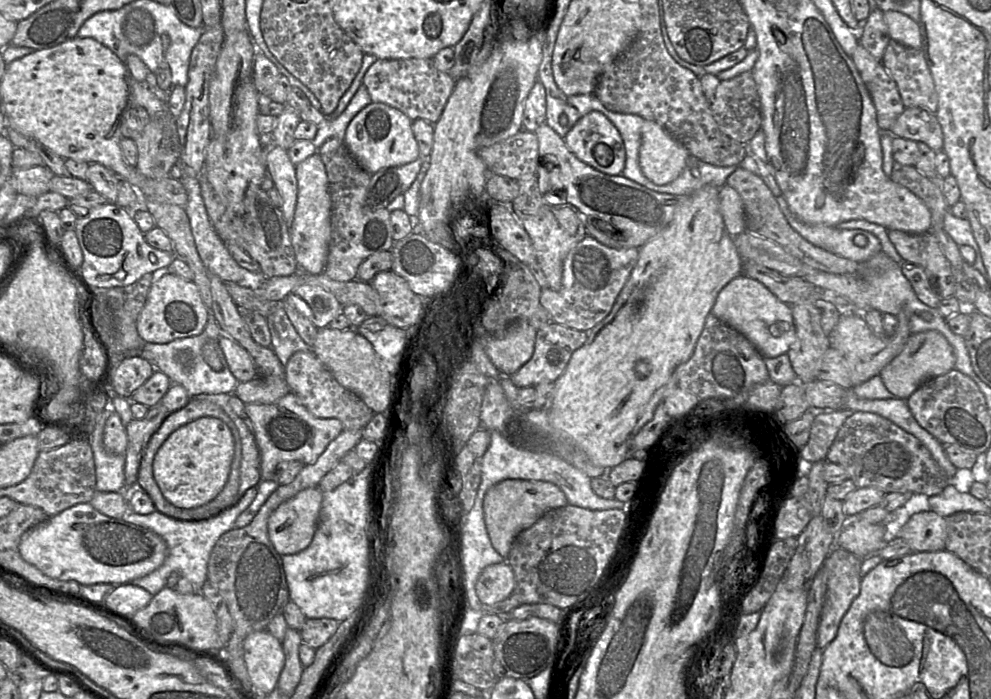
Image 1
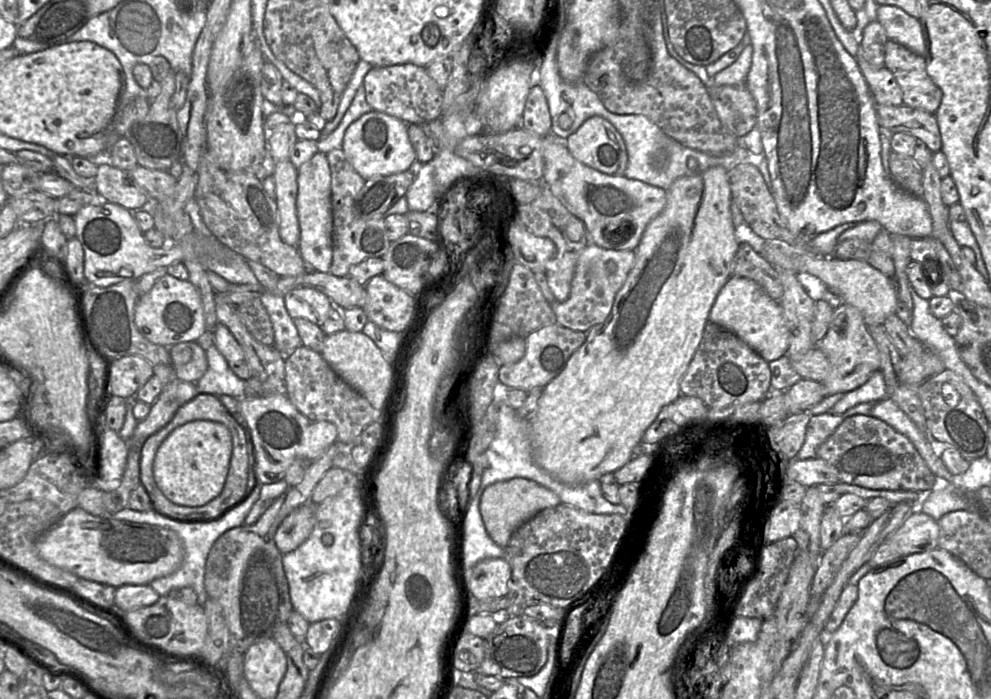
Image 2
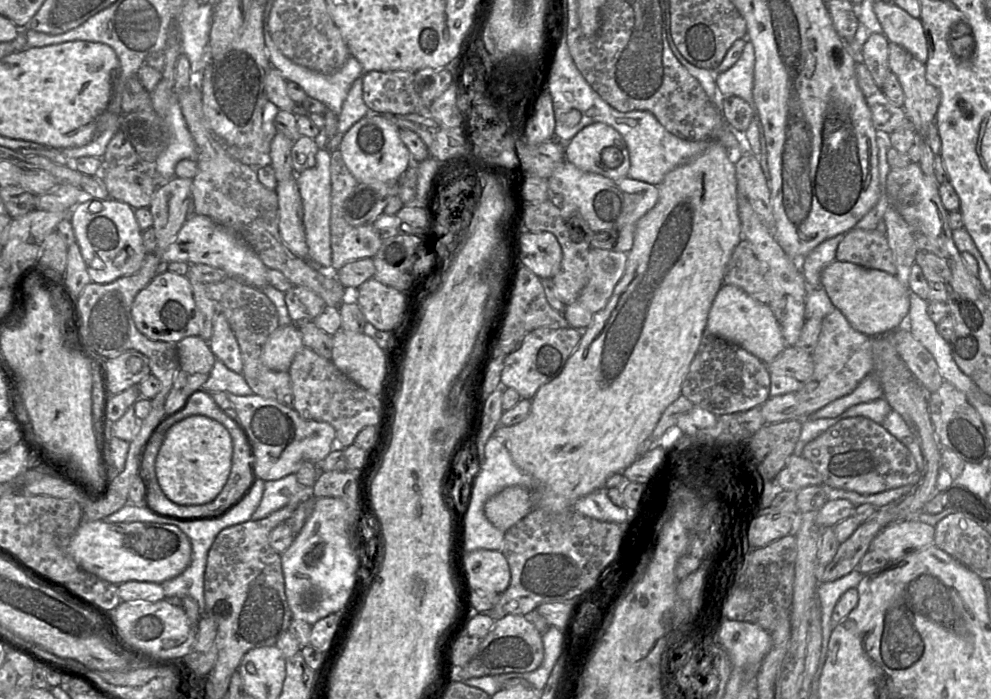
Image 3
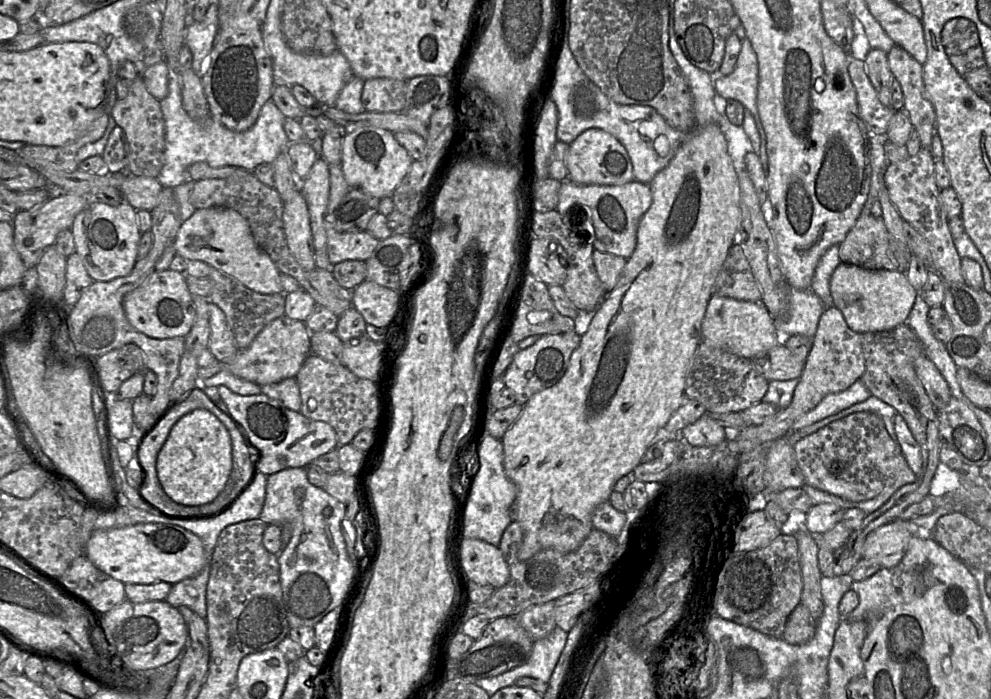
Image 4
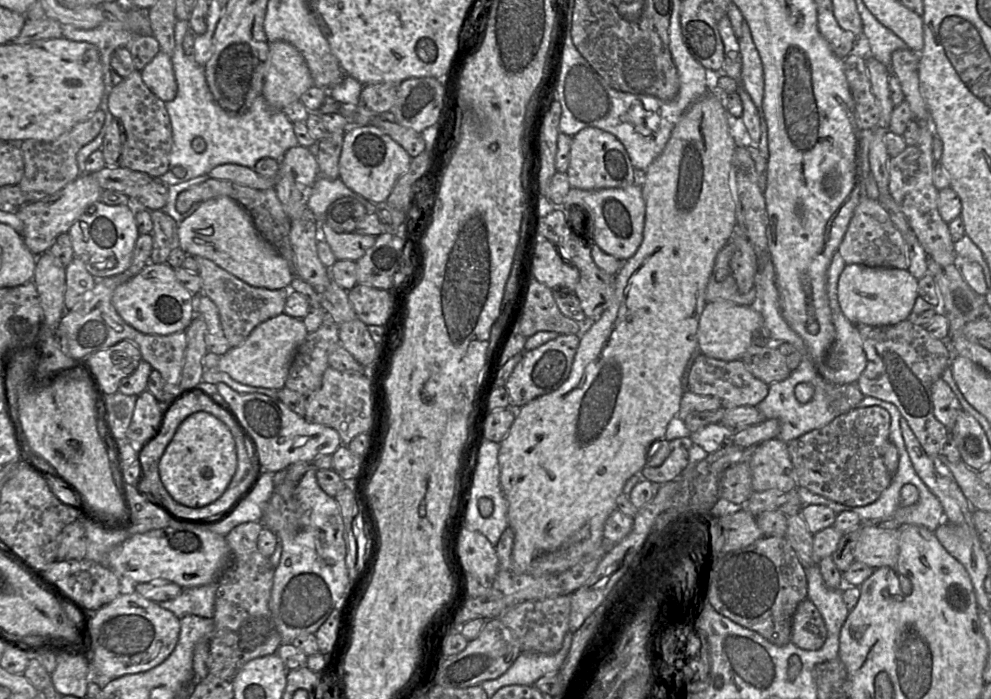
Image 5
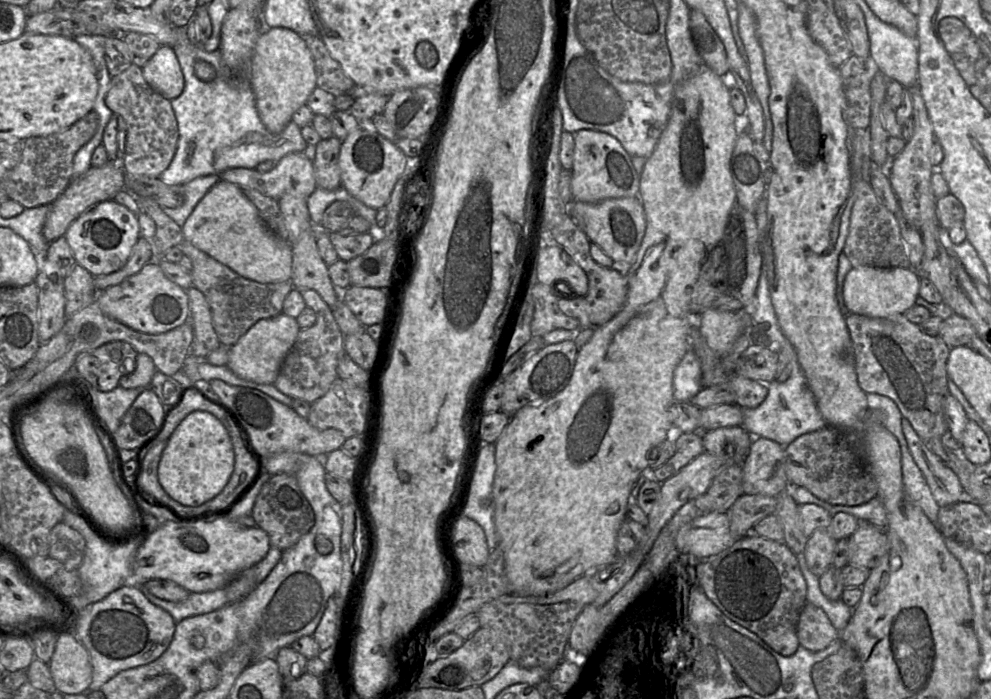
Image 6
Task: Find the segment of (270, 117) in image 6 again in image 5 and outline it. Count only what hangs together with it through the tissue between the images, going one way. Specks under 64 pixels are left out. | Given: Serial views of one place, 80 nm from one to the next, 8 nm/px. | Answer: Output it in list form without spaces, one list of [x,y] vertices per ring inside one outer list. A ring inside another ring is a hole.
[[[278,40],[269,42],[268,50],[262,96],[273,108],[282,111],[289,104],[299,101],[301,95],[314,86],[314,81],[305,58],[294,45]]]

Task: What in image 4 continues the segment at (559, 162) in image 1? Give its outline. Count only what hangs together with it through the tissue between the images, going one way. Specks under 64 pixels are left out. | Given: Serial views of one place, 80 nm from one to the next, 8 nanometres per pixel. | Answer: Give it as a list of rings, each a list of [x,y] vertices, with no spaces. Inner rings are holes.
[[[570,179],[561,181],[556,210],[567,226],[577,216],[577,211],[588,217],[595,230],[594,249],[628,259],[636,247],[637,228],[640,219],[652,204],[648,184],[632,180],[622,185],[582,185]]]

